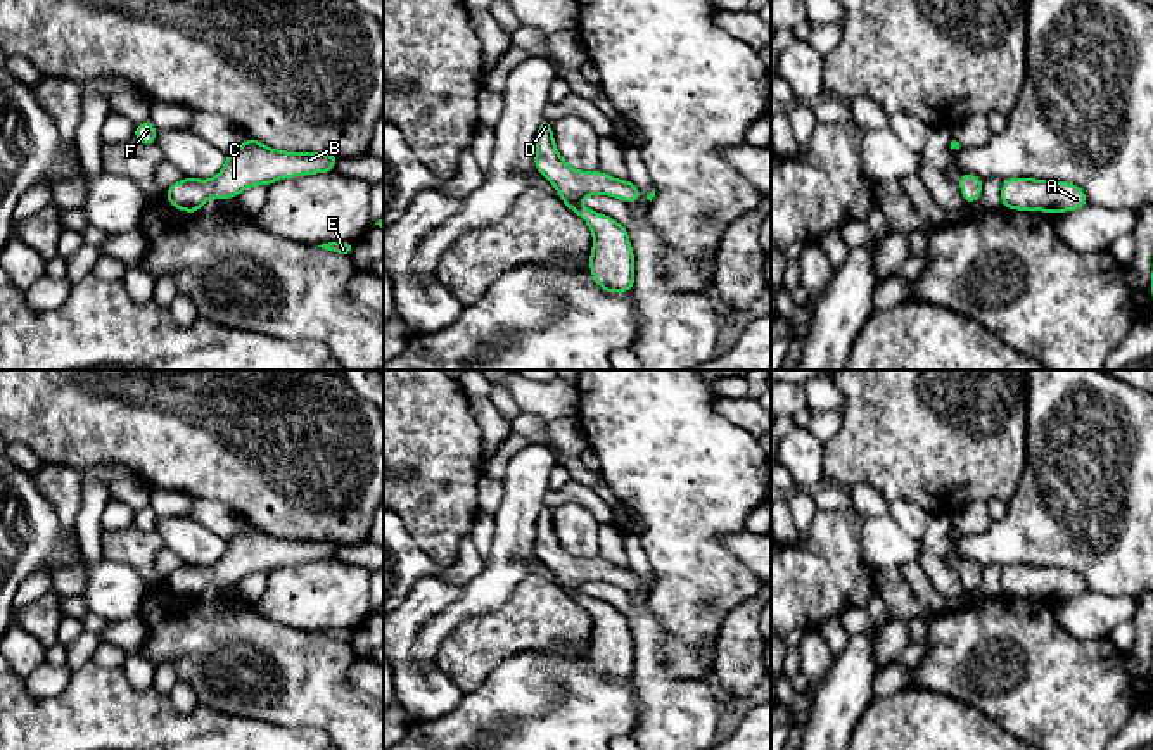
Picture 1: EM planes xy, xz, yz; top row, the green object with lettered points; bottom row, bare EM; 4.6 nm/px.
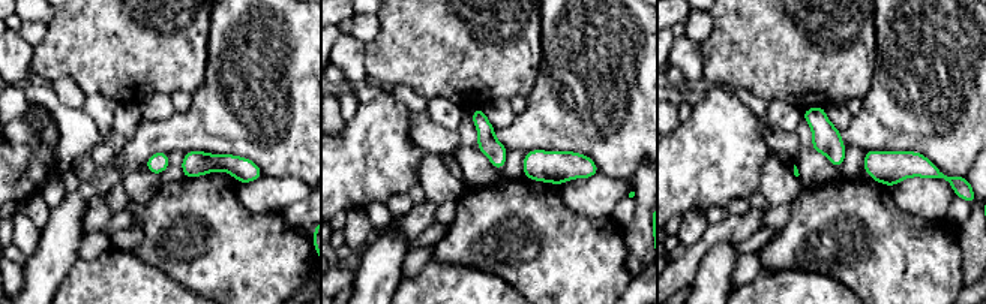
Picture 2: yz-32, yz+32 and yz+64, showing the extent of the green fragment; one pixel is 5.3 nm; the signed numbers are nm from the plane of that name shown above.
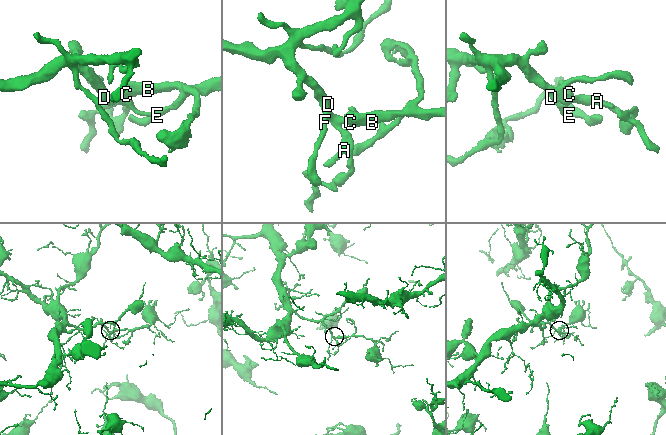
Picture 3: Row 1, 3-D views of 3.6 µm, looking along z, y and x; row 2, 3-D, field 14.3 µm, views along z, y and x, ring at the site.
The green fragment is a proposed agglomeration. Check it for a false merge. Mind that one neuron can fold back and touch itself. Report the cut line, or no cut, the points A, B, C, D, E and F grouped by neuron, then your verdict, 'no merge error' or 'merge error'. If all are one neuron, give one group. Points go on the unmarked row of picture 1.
no cut; A B C D E F; no merge error

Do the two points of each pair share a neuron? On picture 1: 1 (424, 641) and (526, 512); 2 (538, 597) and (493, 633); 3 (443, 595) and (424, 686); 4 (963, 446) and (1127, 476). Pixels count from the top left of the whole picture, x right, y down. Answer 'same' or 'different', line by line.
1: same
2: same
3: same
4: different

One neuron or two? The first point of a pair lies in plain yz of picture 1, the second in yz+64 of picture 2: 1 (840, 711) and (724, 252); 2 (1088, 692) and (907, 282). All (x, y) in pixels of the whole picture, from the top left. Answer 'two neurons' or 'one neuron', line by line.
1: one neuron
2: one neuron

